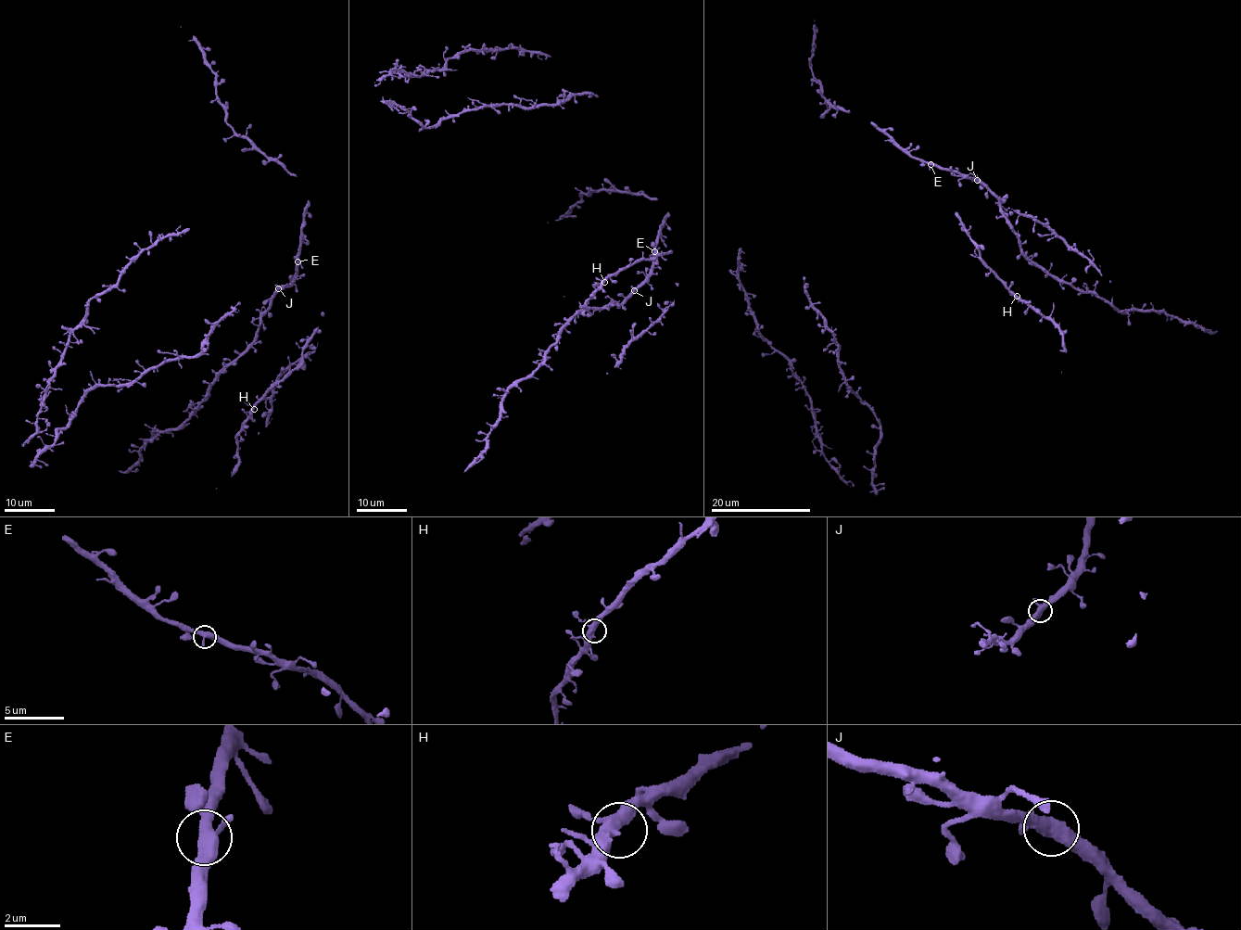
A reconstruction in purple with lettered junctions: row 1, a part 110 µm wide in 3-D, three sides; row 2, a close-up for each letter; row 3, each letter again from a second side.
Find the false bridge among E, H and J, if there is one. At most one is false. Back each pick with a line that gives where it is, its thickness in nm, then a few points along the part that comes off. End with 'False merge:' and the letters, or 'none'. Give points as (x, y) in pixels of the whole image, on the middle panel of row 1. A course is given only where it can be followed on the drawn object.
False merge: none

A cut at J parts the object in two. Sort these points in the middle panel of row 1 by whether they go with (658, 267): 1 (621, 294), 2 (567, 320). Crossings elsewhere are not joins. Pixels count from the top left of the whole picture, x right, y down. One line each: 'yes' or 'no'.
1: no
2: no

